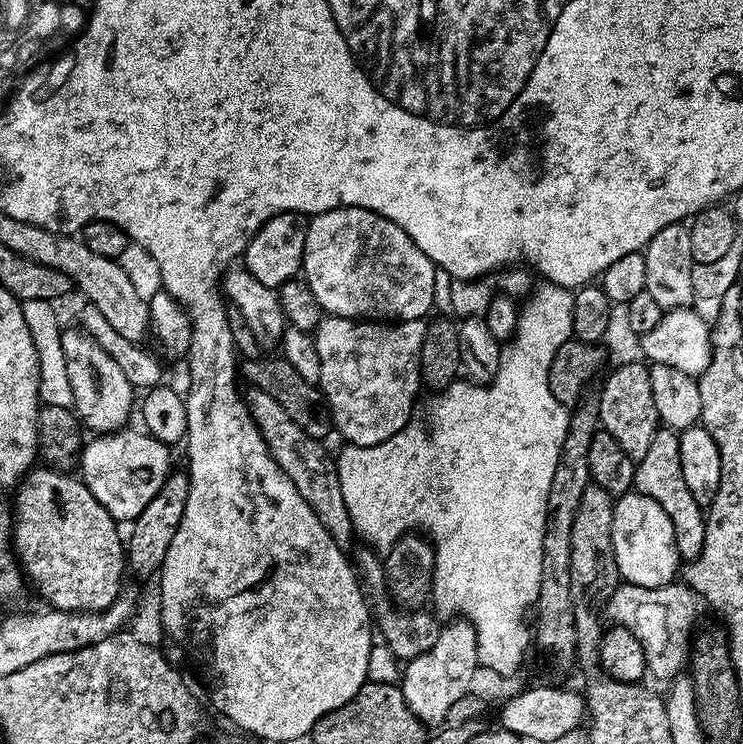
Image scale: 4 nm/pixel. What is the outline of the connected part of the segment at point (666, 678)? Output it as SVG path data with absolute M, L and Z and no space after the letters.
M622 582L608 599L604 614L612 620L611 623L630 630L638 638L638 642L642 643L643 654L646 655L649 677L666 684L677 679L683 673L683 668L685 671L687 667L696 603L698 600L695 593L680 582L656 588Z

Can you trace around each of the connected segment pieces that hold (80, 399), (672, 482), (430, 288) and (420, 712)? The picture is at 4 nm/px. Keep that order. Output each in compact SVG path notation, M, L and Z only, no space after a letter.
M65 327L60 334L62 342L62 354L66 358L66 378L70 378L70 390L72 391L72 408L77 416L80 417L80 423L85 429L91 430L96 434L107 434L125 427L124 424L124 391L126 385L121 380L116 380L116 366L90 338L87 332L79 327Z
M659 427L646 450L646 455L635 461L635 491L646 494L646 498L654 498L662 510L674 522L674 542L678 546L681 561L691 562L702 554L702 546L706 538L704 521L705 509L690 494L690 486L686 486L686 478L682 478L682 458L680 457L680 437L671 428Z
M338 207L329 212L317 212L308 220L302 276L325 313L367 318L373 322L424 320L436 300L436 275L436 265L413 242L410 234L376 212Z
M456 618L453 624L443 625L438 638L430 650L421 656L407 661L402 668L402 687L404 697L414 710L414 714L426 726L440 726L444 724L447 711L458 698L469 695L472 675L478 669L476 658L476 632L472 625L463 618Z

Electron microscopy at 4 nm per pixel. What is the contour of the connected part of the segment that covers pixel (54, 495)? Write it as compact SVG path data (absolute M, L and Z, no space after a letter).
M43 466L33 467L32 471L24 477L22 483L14 492L14 551L16 559L27 579L34 587L40 591L40 596L44 600L49 600L53 609L61 612L102 612L105 608L111 606L115 602L117 596L121 595L120 579L123 578L124 572L126 576L126 548L122 543L122 532L118 529L118 522L106 510L106 506L102 506L102 502L98 502L98 498L94 498L94 494L90 494L90 490L84 485L83 480L75 475L66 472L55 472L52 468Z

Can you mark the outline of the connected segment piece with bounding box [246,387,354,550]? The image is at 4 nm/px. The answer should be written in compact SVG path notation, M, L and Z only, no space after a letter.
M249 387L247 391L246 403L252 414L252 421L260 428L274 462L278 462L278 466L288 475L290 482L294 482L298 494L302 494L310 510L314 510L318 522L326 526L330 538L334 538L339 548L351 549L354 529L351 514L343 498L343 486L336 471L336 460L331 455L328 457L327 450L320 445L323 443L317 437L306 434L306 430L302 430L298 422L294 422L290 414L286 414L286 410L282 410L282 406L278 406L278 402L270 398L270 394L254 387Z

